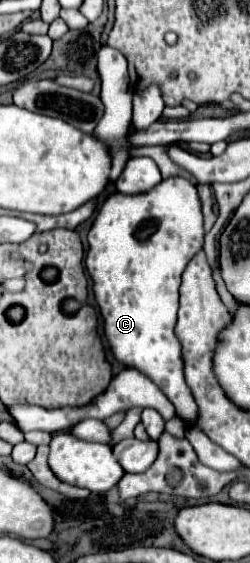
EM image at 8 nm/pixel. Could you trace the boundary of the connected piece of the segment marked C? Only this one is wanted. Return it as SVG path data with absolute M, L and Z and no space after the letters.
M175 176L171 180L163 180L151 192L145 194L123 196L115 192L99 208L95 222L89 230L87 242L89 252L85 258L85 268L93 280L93 294L103 316L103 330L111 354L123 366L135 368L147 378L151 378L173 402L177 416L191 426L197 418L197 404L183 378L181 344L173 328L177 322L181 274L193 252L199 252L203 248L203 216L197 198L197 188L189 180Z

